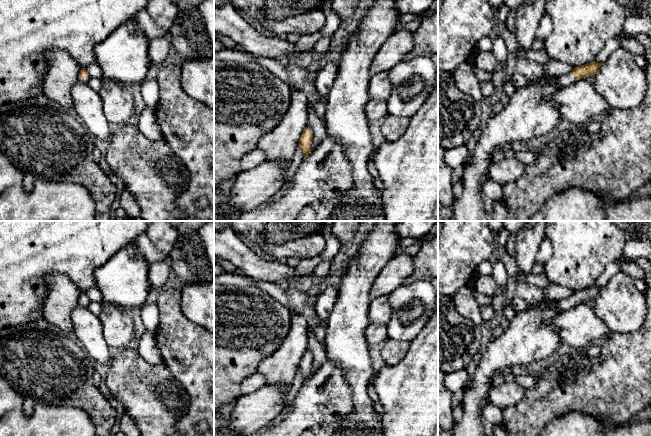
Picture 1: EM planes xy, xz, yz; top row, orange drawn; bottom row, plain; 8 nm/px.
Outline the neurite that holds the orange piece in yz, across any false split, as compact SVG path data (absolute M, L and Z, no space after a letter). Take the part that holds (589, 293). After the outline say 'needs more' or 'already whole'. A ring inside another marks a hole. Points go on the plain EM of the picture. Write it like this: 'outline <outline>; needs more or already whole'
outline M592 285L591 287L587 287L580 291L575 291L569 298L556 302L546 299L534 304L530 304L523 300L521 297L515 296L512 300L511 306L516 312L521 312L529 308L556 308L560 312L565 312L576 307L582 302L587 300L594 300L602 288L603 287L596 287Z; needs more

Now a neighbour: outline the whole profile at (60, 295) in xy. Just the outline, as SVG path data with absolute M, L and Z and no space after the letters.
M64 274L45 276L42 285L43 317L58 331L74 335L71 312L83 291Z

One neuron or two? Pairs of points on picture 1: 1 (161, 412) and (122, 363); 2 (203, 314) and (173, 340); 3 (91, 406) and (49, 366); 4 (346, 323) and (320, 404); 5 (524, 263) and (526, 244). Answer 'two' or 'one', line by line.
1: one
2: two
3: one
4: two
5: one

